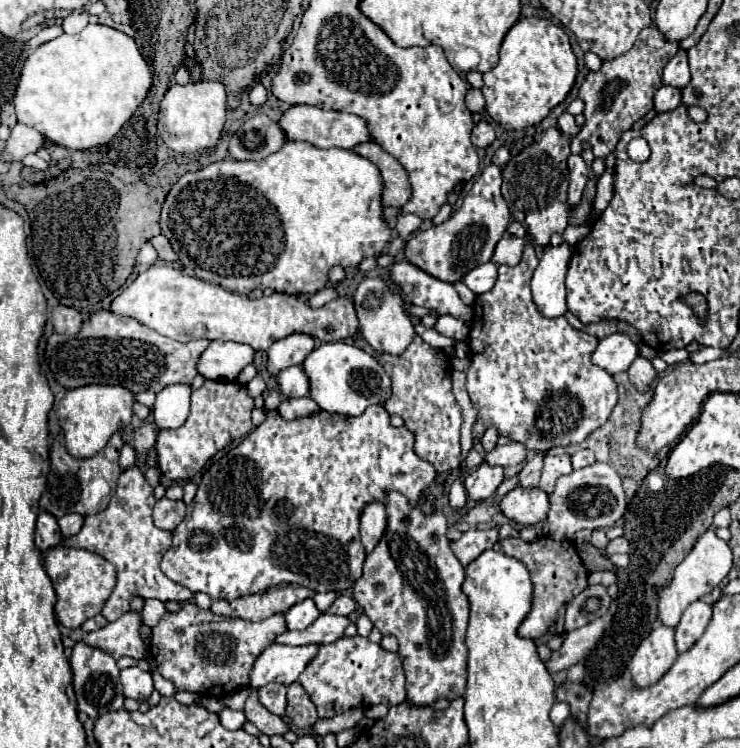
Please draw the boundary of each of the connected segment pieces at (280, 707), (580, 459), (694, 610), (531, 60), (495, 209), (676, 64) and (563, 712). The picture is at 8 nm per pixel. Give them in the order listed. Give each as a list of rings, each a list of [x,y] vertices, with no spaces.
[[[267,684],[267,686],[259,688],[257,694],[259,694],[259,702],[261,702],[263,708],[267,708],[271,714],[283,716],[285,704],[287,704],[285,686],[283,684]]]
[[[577,450],[571,458],[573,458],[573,468],[583,468],[583,466],[595,464],[593,450]]]
[[[697,600],[685,608],[681,614],[681,622],[675,628],[675,644],[679,652],[687,652],[705,632],[711,620],[711,606]]]
[[[537,16],[521,18],[511,32],[507,32],[499,62],[491,72],[483,74],[485,110],[505,130],[525,130],[541,124],[549,112],[561,104],[577,80],[577,58],[573,54],[569,36],[561,26]]]
[[[489,164],[481,172],[473,188],[465,194],[463,204],[451,214],[447,222],[409,238],[405,256],[411,264],[425,270],[427,274],[453,284],[461,280],[471,268],[491,260],[495,246],[501,240],[503,232],[507,230],[509,222],[511,222],[511,212],[505,198],[501,196],[501,168]]]
[[[679,50],[663,70],[663,84],[681,90],[689,86],[689,82],[691,82],[691,74],[689,74],[689,64],[687,64],[687,52]]]
[[[555,702],[551,708],[551,722],[561,730],[569,718],[569,706],[563,702]]]

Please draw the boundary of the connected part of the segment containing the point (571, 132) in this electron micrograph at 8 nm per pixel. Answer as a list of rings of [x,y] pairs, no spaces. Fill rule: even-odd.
[[[567,112],[559,118],[559,130],[561,130],[565,136],[571,136],[571,138],[581,132],[581,128],[575,124],[575,116],[571,116],[571,114],[567,114]]]

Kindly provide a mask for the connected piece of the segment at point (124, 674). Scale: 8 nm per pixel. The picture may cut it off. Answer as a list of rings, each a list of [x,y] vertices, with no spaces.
[[[125,668],[121,670],[121,684],[123,684],[123,694],[127,698],[133,698],[137,702],[143,702],[151,696],[153,692],[153,678],[151,672],[145,672],[141,668]]]

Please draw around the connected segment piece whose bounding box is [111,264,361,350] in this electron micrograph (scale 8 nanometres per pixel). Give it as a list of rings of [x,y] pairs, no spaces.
[[[153,264],[139,272],[139,276],[111,302],[117,314],[131,316],[161,336],[191,342],[197,338],[207,340],[231,340],[249,344],[253,350],[269,350],[273,342],[291,334],[307,334],[323,344],[341,342],[347,338],[359,340],[359,322],[353,302],[349,298],[335,298],[323,308],[311,308],[305,296],[275,292],[249,300],[237,292],[223,290],[217,284],[203,282],[195,276],[185,276],[169,264]]]

